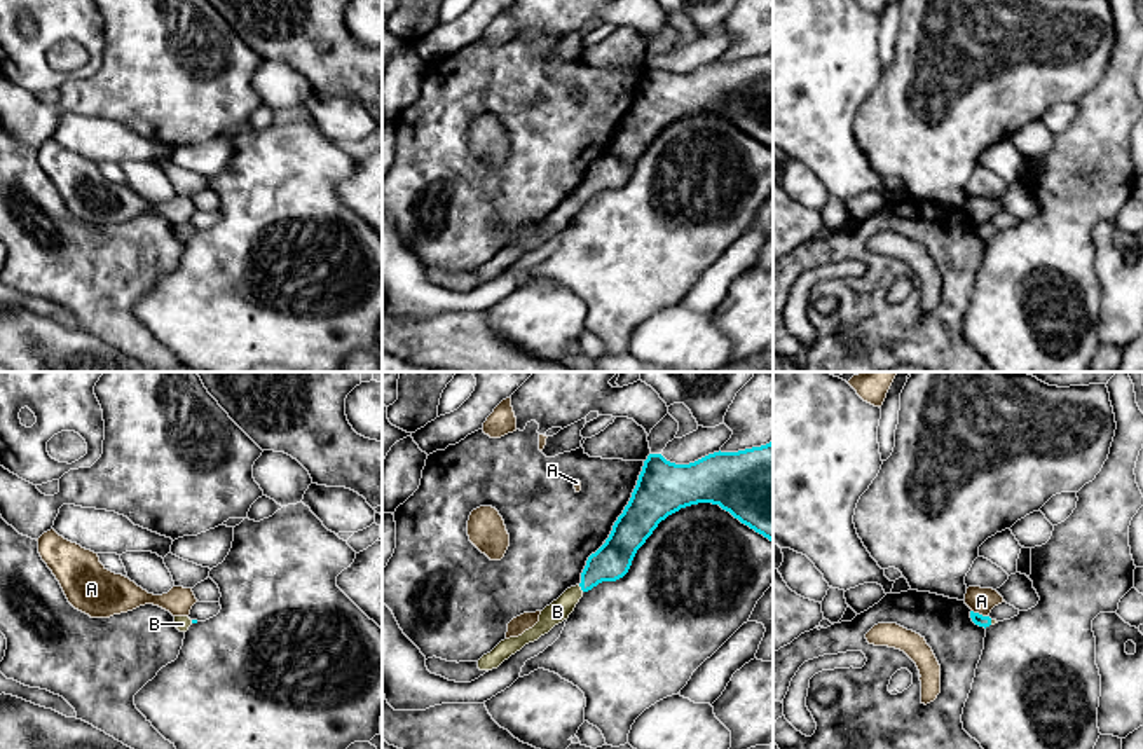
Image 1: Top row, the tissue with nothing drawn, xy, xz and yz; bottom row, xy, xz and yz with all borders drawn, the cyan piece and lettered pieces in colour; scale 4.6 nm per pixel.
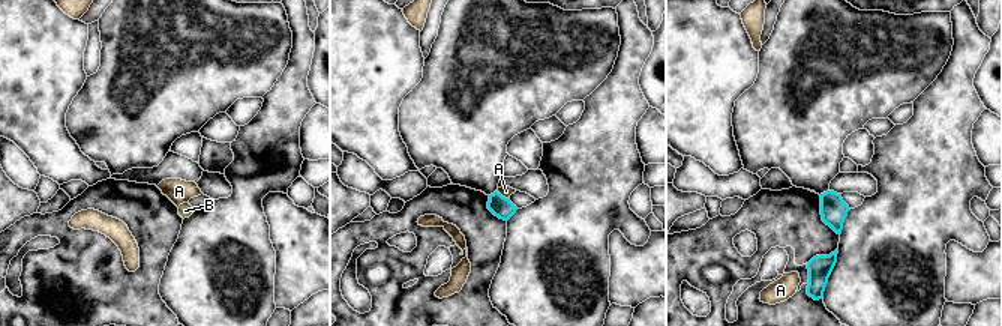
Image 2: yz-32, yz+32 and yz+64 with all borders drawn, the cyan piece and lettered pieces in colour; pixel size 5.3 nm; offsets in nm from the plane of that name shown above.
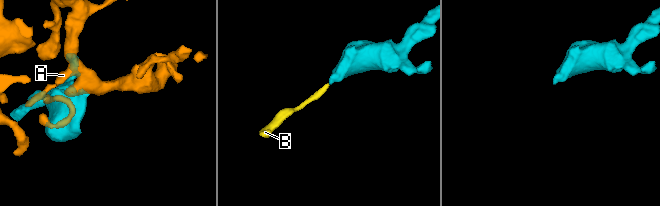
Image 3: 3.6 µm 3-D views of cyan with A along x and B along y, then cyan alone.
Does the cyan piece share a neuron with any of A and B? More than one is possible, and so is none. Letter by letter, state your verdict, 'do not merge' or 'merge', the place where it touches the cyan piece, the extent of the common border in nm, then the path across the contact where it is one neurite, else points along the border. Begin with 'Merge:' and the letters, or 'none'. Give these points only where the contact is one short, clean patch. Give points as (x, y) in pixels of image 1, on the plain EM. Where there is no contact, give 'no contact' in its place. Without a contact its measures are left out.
Merge: B
A: do not merge; meets cyan in yz at (981, 224); contact 90 nm long; border along yz (972, 219), (988, 226)
B: merge; meets cyan in xz at (581, 198); contact 40 nm long; runs through xz (613, 168), (581, 198), (557, 220)

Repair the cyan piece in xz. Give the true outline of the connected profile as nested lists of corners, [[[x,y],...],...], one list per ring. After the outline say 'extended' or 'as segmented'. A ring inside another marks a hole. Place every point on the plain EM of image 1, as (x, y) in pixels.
[[[773,51],[738,61],[714,61],[689,73],[649,63],[628,113],[606,152],[588,166],[581,192],[546,215],[539,230],[518,246],[501,250],[478,269],[480,279],[497,278],[525,253],[537,250],[574,220],[585,201],[623,187],[637,159],[661,129],[681,117],[712,112],[773,150]]]; extended

